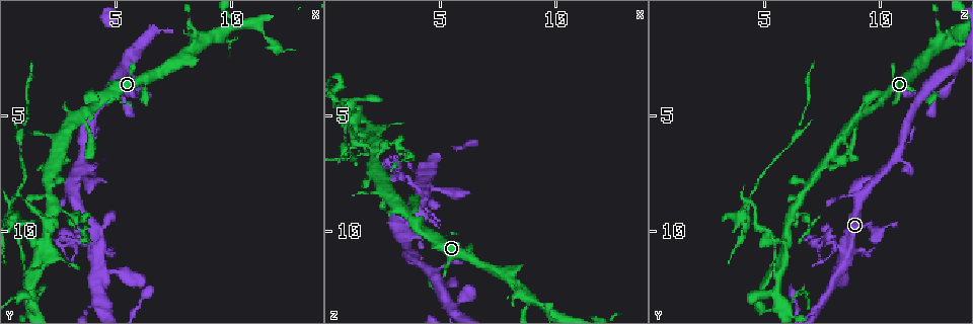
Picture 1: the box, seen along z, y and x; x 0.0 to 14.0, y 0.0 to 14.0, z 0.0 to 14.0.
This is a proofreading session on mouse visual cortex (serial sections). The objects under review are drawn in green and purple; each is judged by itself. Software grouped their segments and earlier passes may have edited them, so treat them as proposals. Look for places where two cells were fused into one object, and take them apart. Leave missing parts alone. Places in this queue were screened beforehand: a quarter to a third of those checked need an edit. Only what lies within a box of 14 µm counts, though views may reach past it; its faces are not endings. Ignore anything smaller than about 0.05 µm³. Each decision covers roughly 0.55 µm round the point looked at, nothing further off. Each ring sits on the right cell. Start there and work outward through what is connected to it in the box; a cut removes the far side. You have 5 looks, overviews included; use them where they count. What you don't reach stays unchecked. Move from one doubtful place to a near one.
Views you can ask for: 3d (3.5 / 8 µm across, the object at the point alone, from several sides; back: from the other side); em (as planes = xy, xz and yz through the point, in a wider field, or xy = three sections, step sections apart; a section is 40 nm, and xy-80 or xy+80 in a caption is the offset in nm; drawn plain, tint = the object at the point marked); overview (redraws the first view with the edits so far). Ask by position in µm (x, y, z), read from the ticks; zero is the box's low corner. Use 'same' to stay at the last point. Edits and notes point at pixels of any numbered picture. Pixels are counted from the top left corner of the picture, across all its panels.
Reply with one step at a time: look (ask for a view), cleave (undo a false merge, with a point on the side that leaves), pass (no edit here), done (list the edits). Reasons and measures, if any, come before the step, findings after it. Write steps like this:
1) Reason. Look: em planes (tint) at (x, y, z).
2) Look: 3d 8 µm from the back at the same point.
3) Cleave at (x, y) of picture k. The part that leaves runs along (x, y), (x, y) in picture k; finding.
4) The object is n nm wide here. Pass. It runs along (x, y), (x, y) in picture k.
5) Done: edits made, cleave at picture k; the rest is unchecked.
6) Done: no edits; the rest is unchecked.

Narrows sharply. Look: 3d 3.5 µm at (5.3, 4.1, 11.3).

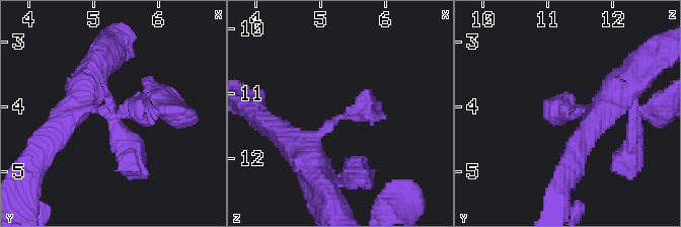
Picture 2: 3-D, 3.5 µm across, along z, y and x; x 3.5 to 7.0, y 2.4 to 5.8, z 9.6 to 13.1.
Look: em planes (tint) at (5.35, 4.05, 11.35).

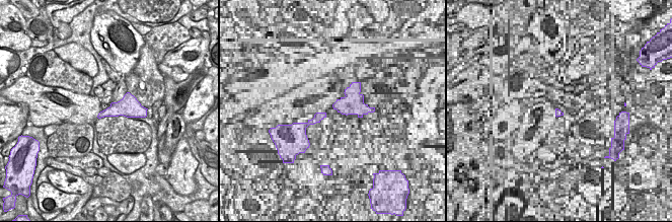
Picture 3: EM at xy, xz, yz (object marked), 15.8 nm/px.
The object is 240 nm wide here. Pass. It runs along (64, 117), (94, 107), (154, 120) in picture 2; one cell here.

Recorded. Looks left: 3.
Narrows sharply. Look: 3d 3.5 µm from the back at (3.5, 9.4, 6.5).

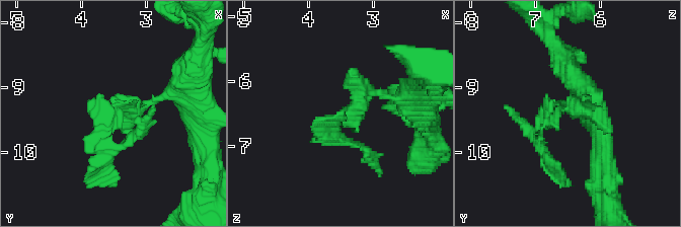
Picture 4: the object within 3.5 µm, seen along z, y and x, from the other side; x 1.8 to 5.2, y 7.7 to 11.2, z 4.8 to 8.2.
Look: em xy step 5 (tint) at (3.50, 9.35, 6.65).

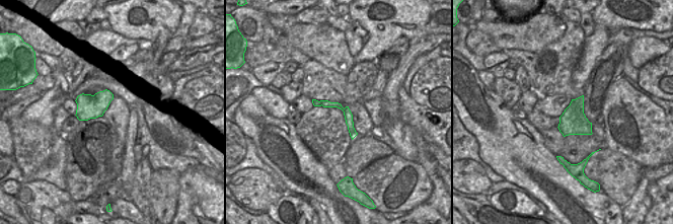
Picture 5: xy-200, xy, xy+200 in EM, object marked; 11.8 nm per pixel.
The object is 100 nm wide here. Cleave at (105, 136) of picture 4. The part that leaves runs along (111, 108), (101, 152), (115, 183) in picture 4; a second cell is stuck on.

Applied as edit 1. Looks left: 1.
Done: edits made, cleave at picture 4; the rest is unchecked.

